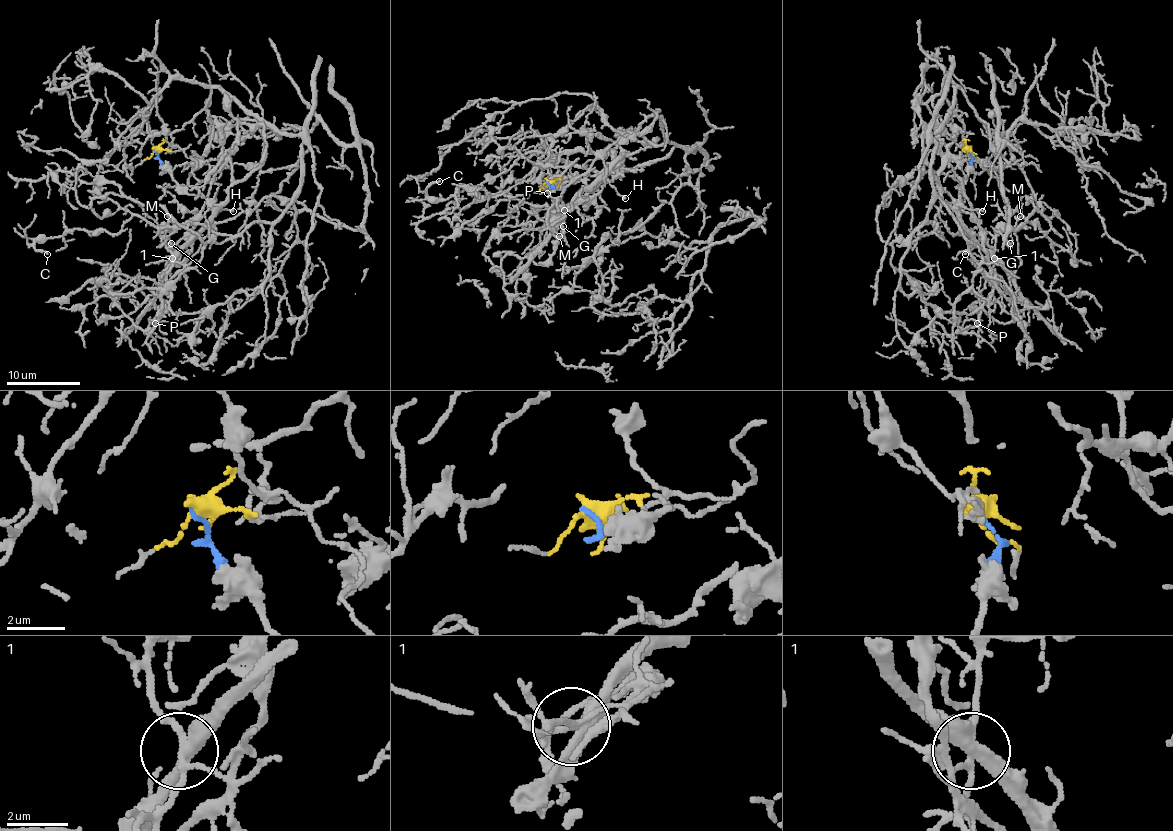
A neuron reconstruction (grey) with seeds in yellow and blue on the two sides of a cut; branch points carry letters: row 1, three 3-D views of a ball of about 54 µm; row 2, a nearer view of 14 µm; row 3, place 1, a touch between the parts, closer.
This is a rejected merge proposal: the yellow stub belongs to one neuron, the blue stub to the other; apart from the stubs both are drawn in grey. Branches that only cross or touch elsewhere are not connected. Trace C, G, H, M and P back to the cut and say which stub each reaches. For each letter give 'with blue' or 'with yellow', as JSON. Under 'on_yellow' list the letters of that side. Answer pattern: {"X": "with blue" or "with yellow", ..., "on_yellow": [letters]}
{"C": "with yellow", "G": "with yellow", "H": "with blue", "M": "with yellow", "P": "with yellow", "on_yellow": ["C", "G", "M", "P"]}

